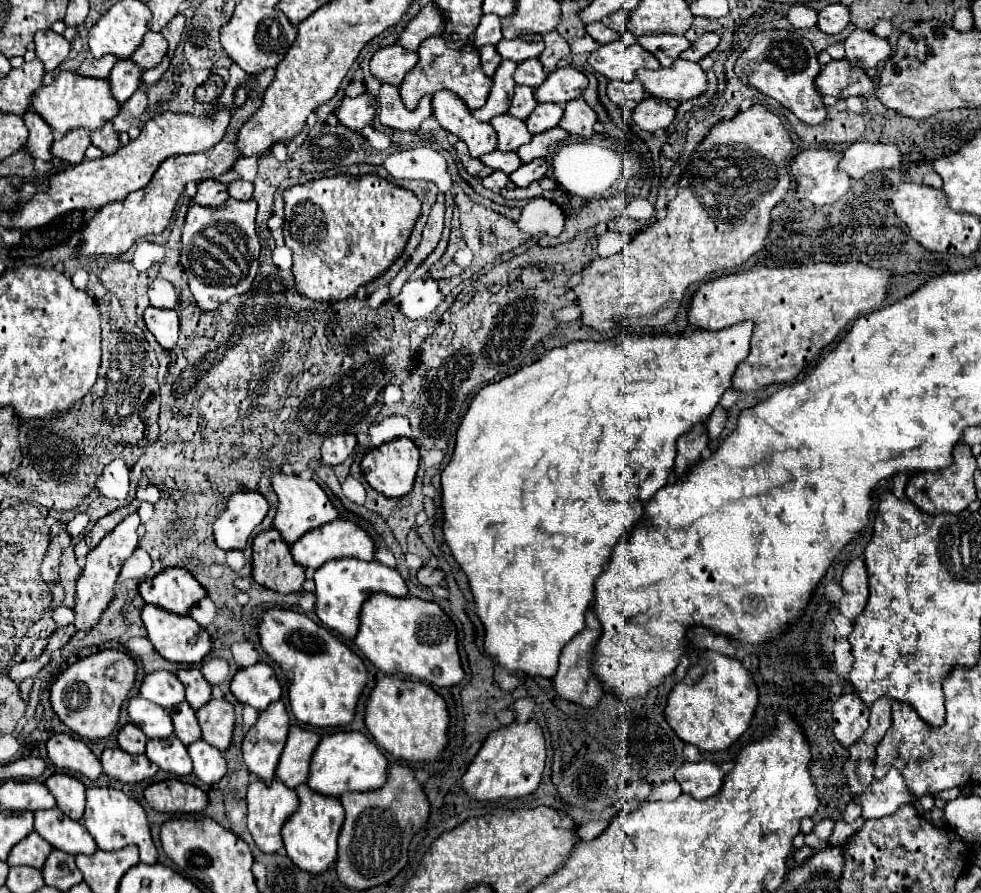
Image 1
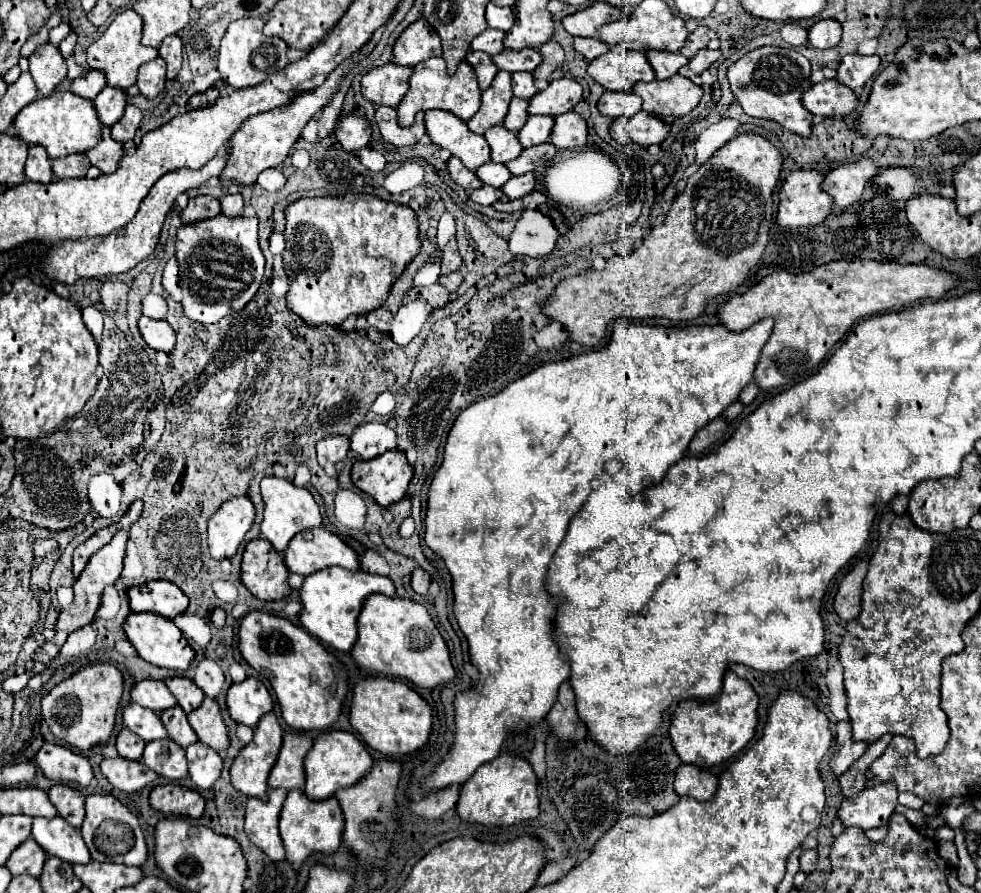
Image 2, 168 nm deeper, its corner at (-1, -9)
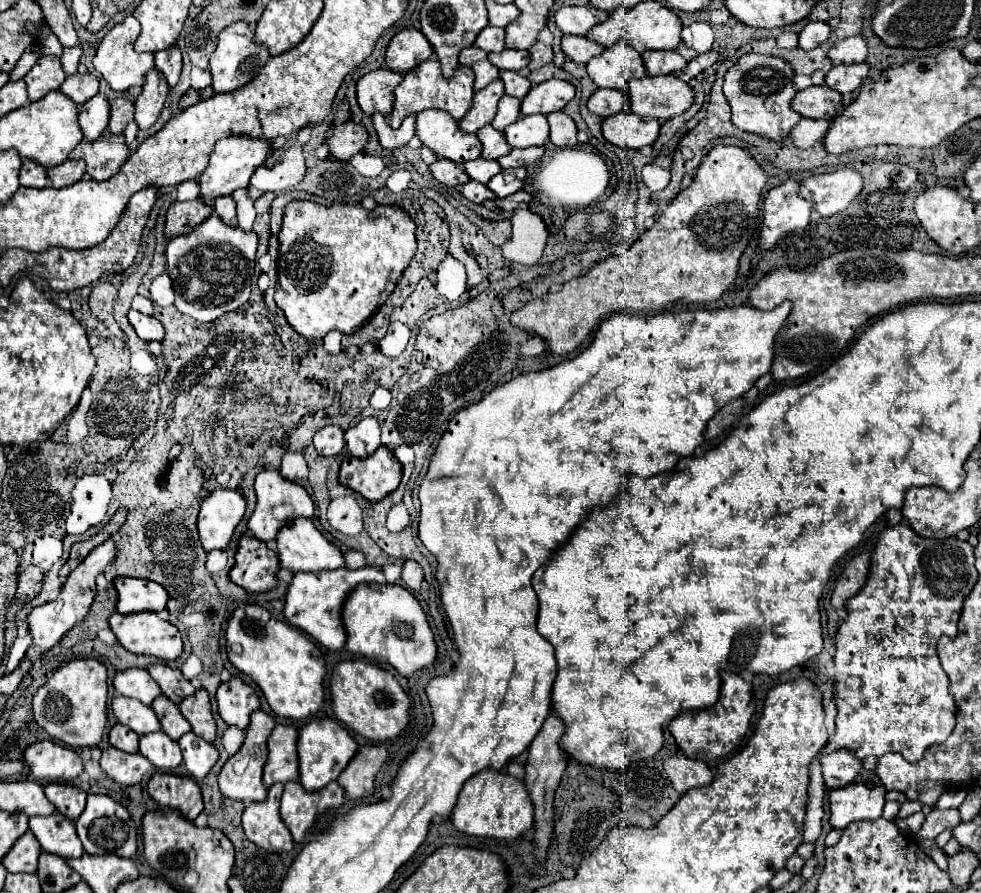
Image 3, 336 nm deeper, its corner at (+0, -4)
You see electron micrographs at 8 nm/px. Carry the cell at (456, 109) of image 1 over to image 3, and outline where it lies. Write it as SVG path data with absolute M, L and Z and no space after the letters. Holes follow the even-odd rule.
M423 111L417 115L415 135L439 159L451 159L457 165L481 157L481 141L477 135L463 133L457 121L443 111Z

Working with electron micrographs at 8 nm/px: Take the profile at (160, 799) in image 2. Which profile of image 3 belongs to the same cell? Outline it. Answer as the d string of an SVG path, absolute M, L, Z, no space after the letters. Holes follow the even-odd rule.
M155 773L149 779L147 787L149 787L149 795L159 805L177 809L189 821L195 821L195 817L203 811L201 789L191 777Z

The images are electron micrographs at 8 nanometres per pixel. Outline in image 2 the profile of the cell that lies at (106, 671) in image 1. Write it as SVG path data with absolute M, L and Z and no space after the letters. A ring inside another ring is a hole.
M92 664L62 680L42 698L42 716L56 738L66 740L70 746L86 752L98 744L106 744L112 736L122 692L124 676L116 666Z

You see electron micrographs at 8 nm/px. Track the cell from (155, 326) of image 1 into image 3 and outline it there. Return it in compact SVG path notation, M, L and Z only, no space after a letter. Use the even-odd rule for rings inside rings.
M129 311L127 313L127 319L131 323L131 327L135 329L135 333L139 335L139 339L143 341L163 341L163 335L165 335L165 329L163 325L155 319L155 317L149 317L149 315L143 315L139 311Z

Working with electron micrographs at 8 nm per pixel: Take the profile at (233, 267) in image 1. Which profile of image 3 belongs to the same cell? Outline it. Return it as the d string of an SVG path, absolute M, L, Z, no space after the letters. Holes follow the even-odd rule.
M215 213L189 235L173 237L167 243L165 255L167 275L171 277L175 289L177 311L193 317L199 323L209 323L245 305L255 275L255 251L257 235L253 231L245 233L239 227L223 225Z

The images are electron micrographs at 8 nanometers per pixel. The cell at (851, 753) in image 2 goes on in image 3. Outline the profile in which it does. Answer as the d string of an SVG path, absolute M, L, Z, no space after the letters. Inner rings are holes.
M835 751L829 757L821 757L821 771L825 787L839 789L855 781L861 773L861 761L851 751Z

